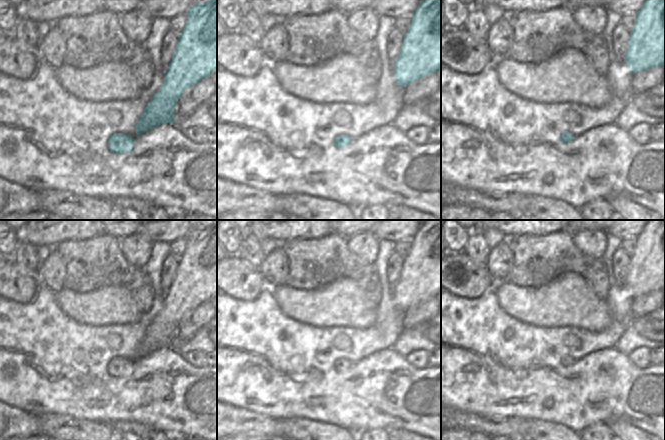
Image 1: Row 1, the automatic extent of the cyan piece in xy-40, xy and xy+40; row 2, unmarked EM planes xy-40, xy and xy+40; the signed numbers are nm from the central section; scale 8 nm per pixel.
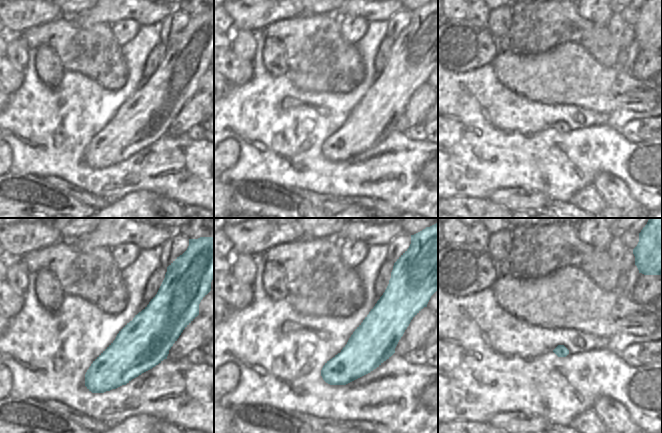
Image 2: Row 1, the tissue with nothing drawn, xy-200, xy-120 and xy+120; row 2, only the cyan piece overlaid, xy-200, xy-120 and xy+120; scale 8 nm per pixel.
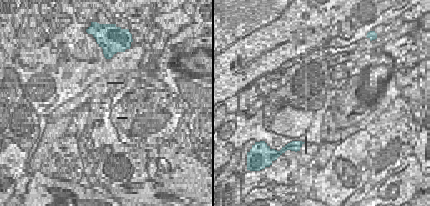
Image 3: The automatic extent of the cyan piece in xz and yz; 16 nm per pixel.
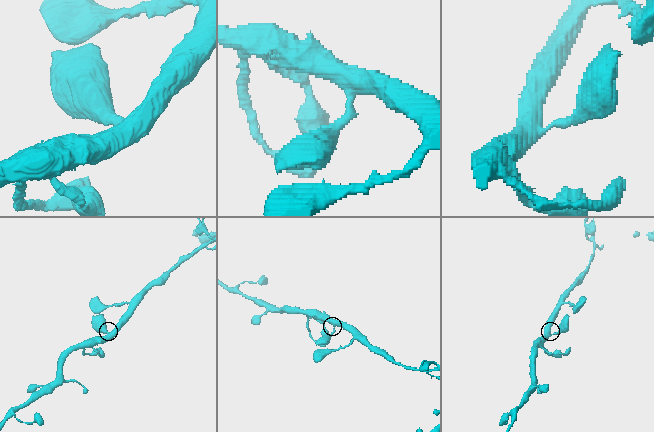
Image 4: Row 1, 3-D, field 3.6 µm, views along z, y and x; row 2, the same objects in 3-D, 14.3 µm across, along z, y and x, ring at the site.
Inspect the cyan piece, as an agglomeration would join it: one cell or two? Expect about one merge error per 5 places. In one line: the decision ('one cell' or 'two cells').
one cell

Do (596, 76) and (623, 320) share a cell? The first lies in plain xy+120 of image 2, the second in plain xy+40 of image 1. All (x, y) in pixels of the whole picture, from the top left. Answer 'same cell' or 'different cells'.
different cells

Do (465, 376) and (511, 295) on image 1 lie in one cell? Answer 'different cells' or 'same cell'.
different cells

